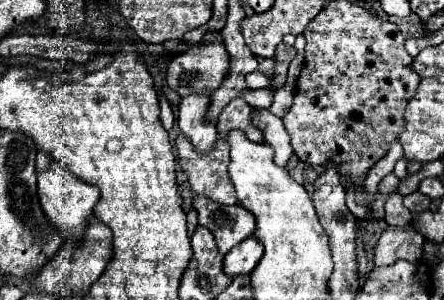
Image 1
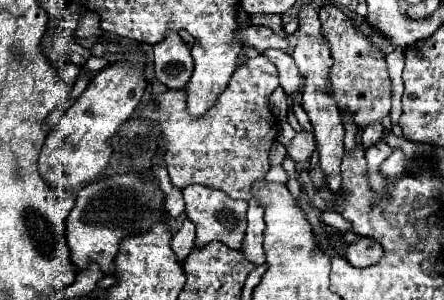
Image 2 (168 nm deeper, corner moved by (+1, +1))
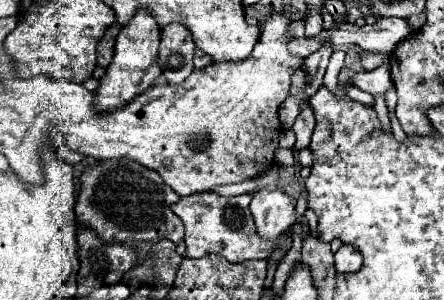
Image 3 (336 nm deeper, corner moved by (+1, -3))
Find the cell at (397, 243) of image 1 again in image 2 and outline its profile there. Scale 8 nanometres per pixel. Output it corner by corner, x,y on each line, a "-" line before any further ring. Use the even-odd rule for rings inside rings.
359,238
353,244
349,244
345,250
345,260
355,268
371,266
379,260
379,256
381,256
381,248
373,240
361,240

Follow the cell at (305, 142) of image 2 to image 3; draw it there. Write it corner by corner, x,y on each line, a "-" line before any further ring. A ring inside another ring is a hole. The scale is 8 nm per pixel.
277,148
275,162
279,166
293,166
295,164
295,152
293,150
287,150
287,148

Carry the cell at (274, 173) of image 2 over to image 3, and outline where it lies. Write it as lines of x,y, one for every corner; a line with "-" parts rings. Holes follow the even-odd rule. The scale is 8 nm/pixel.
279,186
273,190
259,190
253,196
249,208
257,234
269,242
275,242
295,222
295,204

